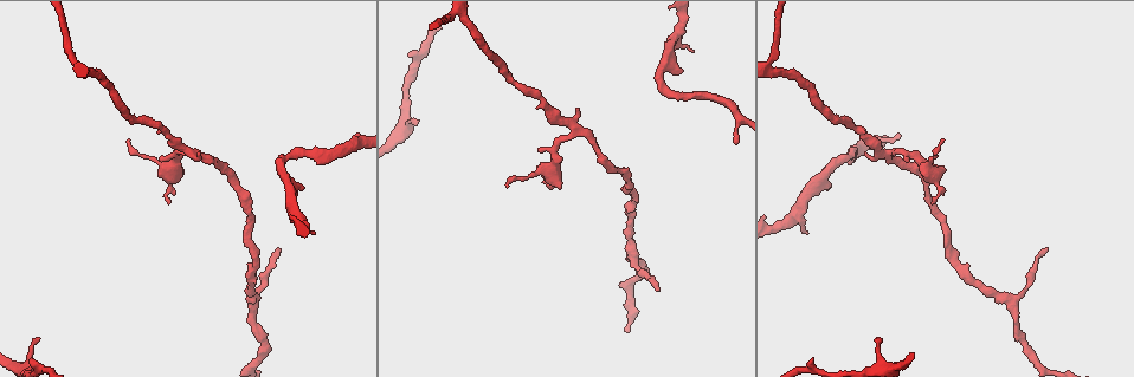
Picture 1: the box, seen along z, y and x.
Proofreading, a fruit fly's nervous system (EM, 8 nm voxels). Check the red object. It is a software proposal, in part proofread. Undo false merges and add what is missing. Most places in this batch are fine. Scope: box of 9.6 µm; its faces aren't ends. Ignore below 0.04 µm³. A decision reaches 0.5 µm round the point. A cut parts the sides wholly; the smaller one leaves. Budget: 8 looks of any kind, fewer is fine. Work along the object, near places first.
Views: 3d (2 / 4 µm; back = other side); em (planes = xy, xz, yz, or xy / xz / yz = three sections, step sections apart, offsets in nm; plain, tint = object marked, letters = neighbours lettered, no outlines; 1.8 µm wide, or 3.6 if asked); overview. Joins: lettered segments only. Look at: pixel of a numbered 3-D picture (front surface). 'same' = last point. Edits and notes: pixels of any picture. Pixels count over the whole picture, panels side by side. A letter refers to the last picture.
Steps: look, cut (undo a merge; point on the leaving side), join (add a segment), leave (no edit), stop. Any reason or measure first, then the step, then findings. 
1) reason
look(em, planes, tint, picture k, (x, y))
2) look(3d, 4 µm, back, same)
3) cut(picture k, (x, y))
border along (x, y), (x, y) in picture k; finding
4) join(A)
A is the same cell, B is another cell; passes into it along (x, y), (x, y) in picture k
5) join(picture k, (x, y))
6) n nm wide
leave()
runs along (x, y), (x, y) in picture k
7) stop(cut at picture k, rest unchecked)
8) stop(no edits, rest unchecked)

branch stops here
look(em, planes, letters, picture 1, (807, 232))

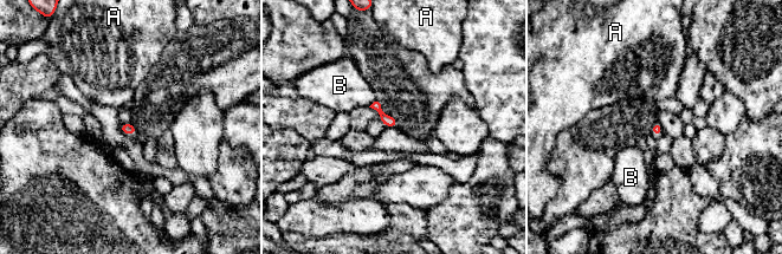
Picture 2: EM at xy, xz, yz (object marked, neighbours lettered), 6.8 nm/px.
leave()
A and B are other cells; border along (375, 101), (368, 106) in picture 2; no lettered segment goes on from it

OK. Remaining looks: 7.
free end
look(3d, 2 µm, picture 1, (735, 141))

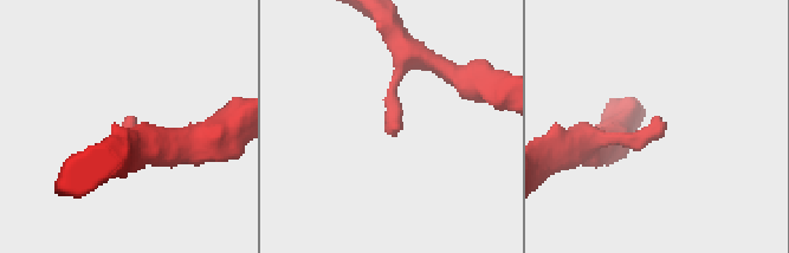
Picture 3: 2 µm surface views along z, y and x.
look(em, planes, letters, picture 3, (659, 118))

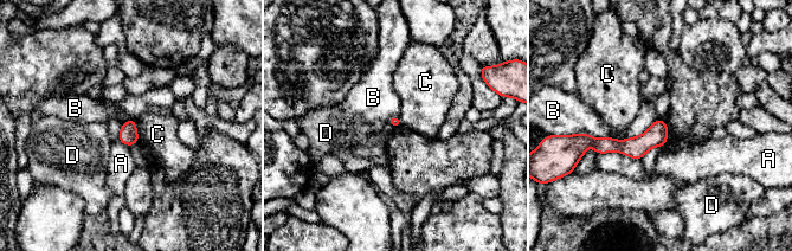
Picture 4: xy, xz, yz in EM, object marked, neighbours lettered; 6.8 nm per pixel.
leave()
A, B, C and D are other cells; none of them fits

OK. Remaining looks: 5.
an open end
look(em, planes, letters, picture 1, (1045, 249))

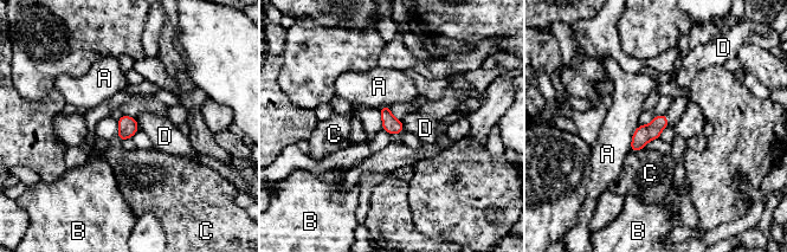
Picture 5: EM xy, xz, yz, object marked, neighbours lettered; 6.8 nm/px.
110 nm wide
leave()
A, B, C and D are other cells; border along (135, 120), (140, 128) in picture 5; no lettered segment goes on from it

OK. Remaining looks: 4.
look(em, xz, step 8, tint, picture 1, (882, 340))

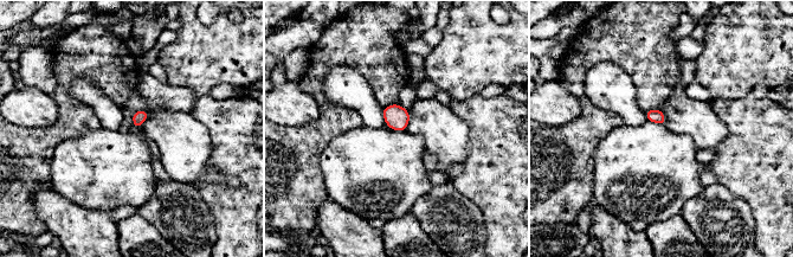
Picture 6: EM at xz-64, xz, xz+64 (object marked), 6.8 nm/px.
cut it another way
look(em, planes, letters, same)

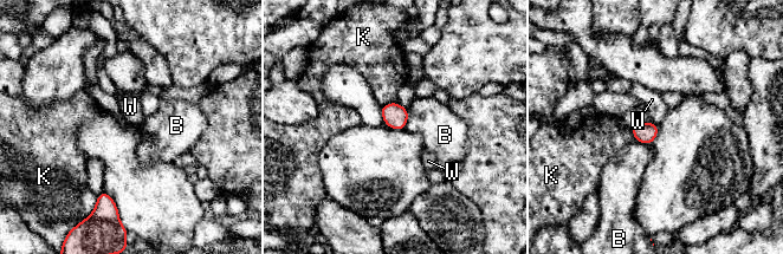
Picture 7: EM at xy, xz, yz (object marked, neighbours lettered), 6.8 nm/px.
140 nm wide
leave()
B, K and W are other cells; border along (407, 109), (407, 122), (403, 128) in picture 7; none of them fits

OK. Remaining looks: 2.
stop(no edits, rest unchecked)

